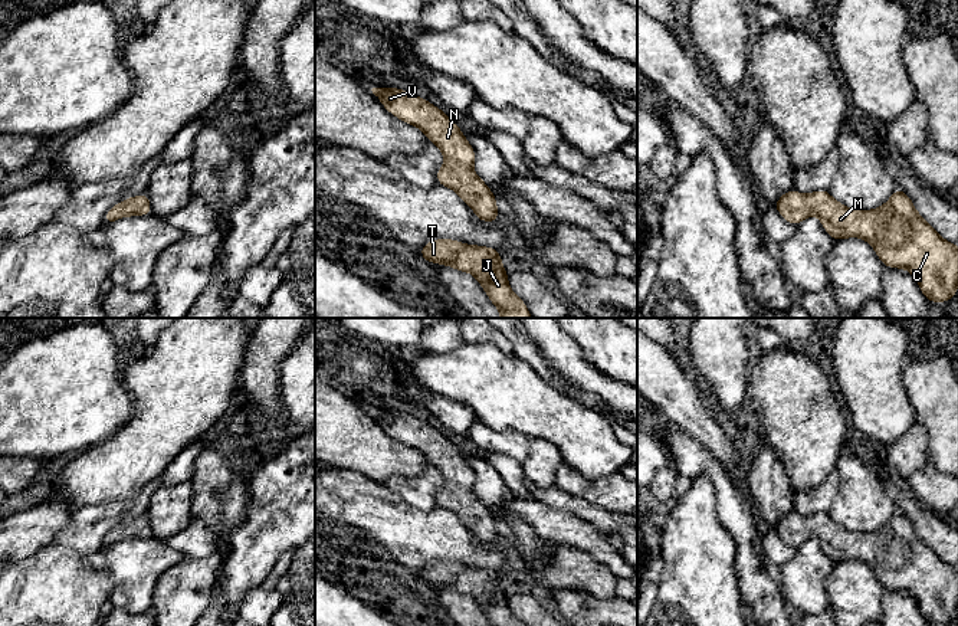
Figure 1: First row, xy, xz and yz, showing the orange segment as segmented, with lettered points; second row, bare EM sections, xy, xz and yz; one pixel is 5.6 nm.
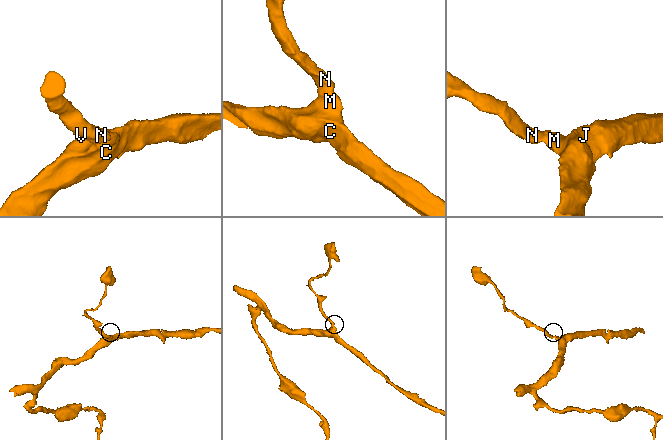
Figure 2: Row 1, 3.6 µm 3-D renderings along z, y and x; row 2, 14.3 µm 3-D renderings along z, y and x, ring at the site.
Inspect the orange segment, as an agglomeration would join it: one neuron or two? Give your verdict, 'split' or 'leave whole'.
leave whole

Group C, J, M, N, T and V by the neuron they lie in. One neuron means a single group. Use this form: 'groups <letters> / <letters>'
groups C J M N T V

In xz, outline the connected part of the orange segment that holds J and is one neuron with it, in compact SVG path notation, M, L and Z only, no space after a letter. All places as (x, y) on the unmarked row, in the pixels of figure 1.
M434 561L417 574L430 586L472 596L492 626L525 626L509 609L509 596L502 589L498 571L466 567L453 561Z

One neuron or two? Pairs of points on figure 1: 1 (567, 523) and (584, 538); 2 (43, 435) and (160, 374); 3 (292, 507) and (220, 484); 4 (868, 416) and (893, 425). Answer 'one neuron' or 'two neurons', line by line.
1: one neuron
2: two neurons
3: two neurons
4: one neuron

